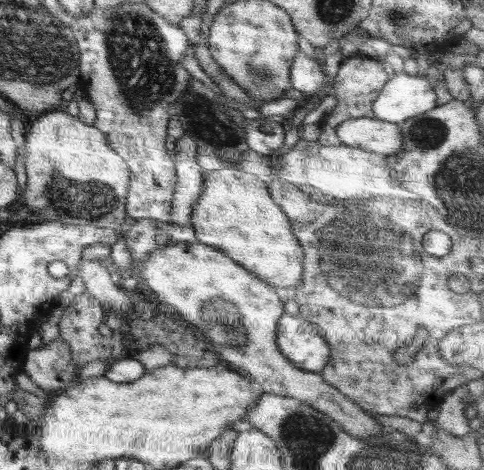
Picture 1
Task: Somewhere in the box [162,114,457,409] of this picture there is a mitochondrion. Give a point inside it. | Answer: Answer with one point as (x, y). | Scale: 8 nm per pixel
(351, 253)

